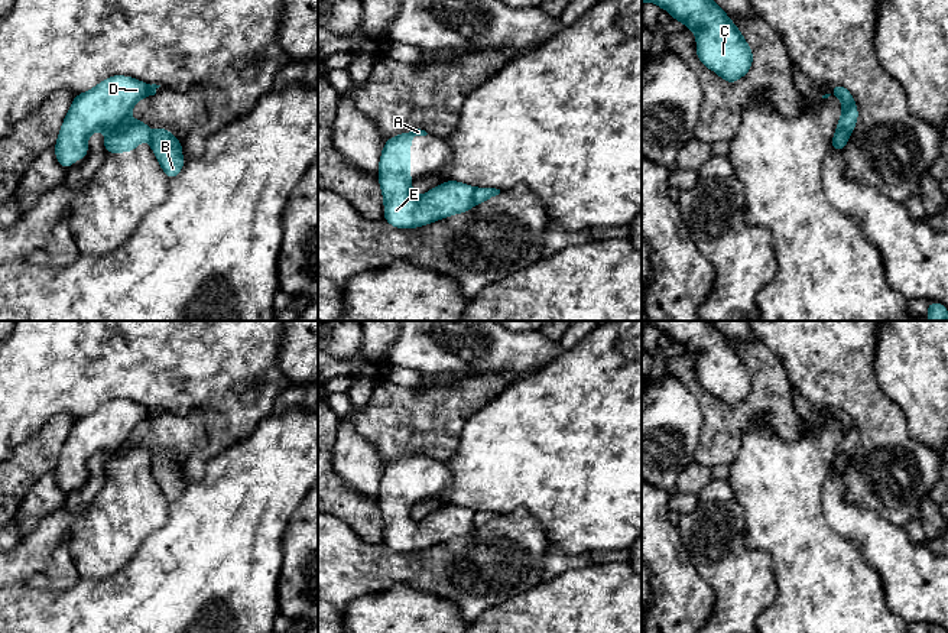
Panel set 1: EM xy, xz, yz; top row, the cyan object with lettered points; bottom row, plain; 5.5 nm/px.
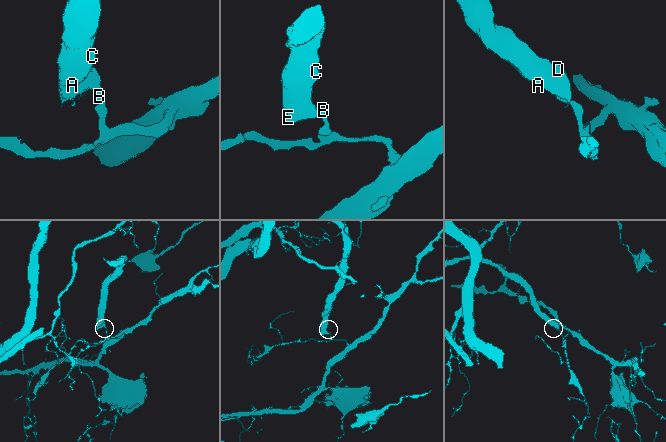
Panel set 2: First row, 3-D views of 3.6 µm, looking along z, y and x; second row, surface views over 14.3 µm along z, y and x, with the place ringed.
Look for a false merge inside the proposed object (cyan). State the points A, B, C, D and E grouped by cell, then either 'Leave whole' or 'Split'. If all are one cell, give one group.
Groups: A C D E / B. Split

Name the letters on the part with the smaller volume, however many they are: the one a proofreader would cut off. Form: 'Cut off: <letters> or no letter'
Cut off: A, C, D, E

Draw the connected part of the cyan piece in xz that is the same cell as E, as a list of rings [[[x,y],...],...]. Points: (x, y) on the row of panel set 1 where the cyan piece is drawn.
[[[421,129],[393,136],[384,142],[379,165],[379,182],[384,199],[383,218],[396,228],[415,228],[474,208],[475,188],[445,181],[422,197],[412,194],[410,139],[426,136]]]

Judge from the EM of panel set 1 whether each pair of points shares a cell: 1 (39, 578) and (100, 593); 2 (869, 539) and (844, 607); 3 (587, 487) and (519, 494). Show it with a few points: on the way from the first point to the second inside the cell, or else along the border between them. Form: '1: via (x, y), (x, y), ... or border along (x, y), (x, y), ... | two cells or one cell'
1: border along (78, 577), (67, 588), (39, 590) | two cells
2: border along (837, 534), (857, 548), (879, 574), (882, 584) | two cells
3: via (570, 487), (536, 487) | one cell

